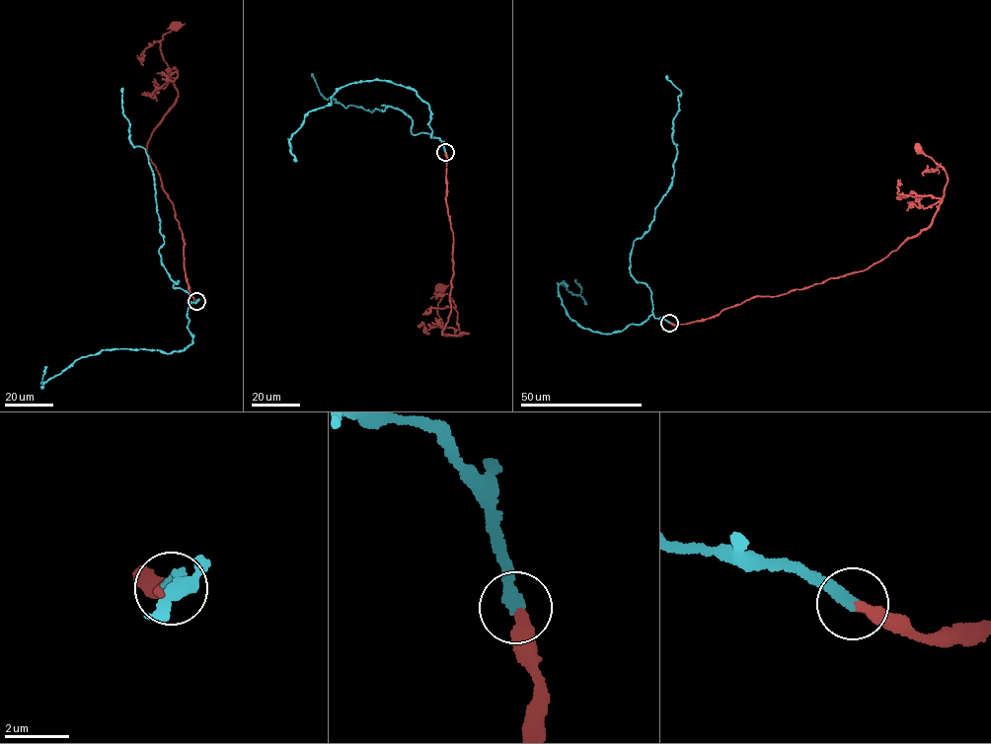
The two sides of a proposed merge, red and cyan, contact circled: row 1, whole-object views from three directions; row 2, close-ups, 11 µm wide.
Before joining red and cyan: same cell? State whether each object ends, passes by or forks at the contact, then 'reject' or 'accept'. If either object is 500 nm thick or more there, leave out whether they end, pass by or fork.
red ends there; cyan ends there; accept

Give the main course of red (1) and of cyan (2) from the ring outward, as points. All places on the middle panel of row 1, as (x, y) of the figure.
1: (445, 152), (453, 274), (450, 311), (442, 333), (468, 334), (445, 335), (436, 308), (440, 288)
2: (445, 152), (438, 138), (414, 134), (412, 118), (397, 108), (372, 111), (325, 99), (312, 74)

